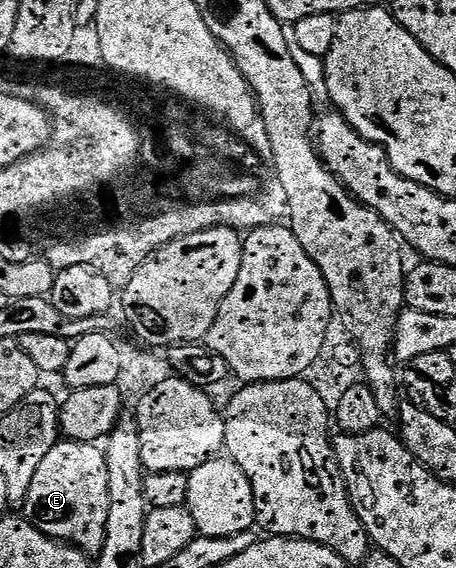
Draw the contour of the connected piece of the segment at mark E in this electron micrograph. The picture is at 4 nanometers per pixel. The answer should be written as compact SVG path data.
M57 441L39 461L39 469L31 472L33 480L29 483L29 492L25 495L24 518L51 539L68 541L73 545L85 545L89 535L104 532L106 507L109 499L105 493L93 495L103 487L102 476L96 475L91 468L99 463L98 448L91 443Z

